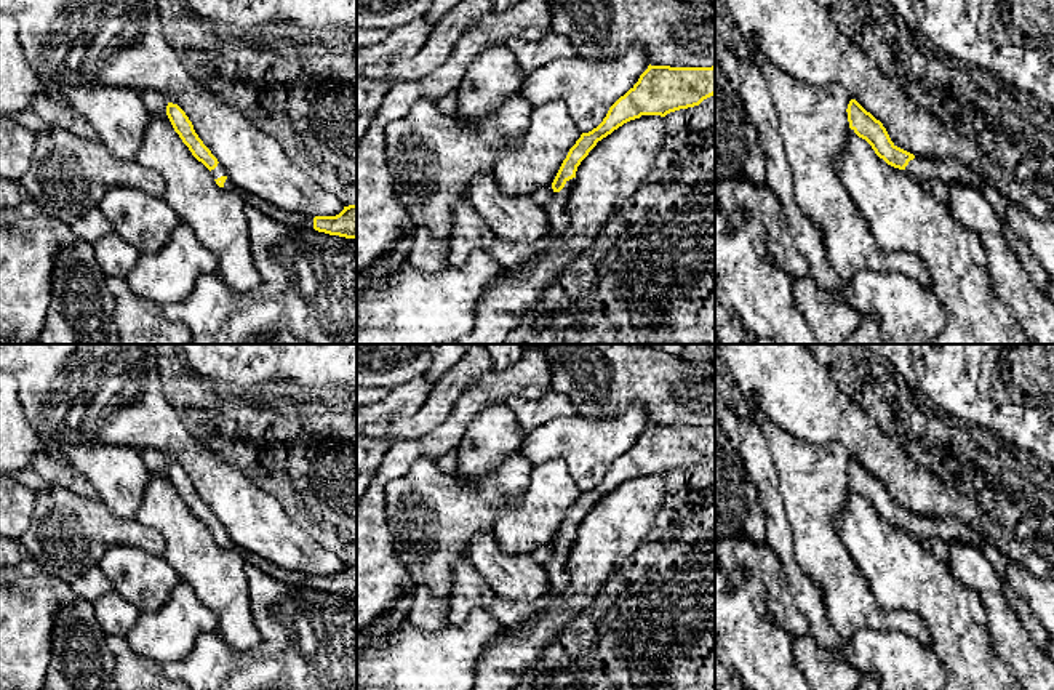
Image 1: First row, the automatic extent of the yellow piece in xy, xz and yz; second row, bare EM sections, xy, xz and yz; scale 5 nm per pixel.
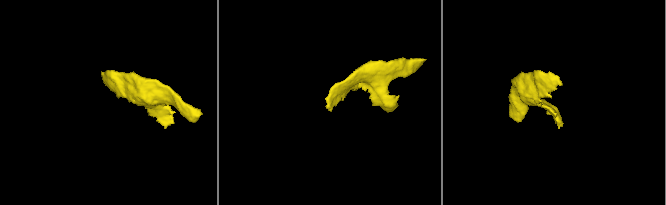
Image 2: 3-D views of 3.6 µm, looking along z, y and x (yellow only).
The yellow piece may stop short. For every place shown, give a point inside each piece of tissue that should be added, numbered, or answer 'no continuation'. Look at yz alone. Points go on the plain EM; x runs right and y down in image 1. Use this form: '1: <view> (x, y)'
1: yz (920, 529)

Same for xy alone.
1: xy (288, 577)

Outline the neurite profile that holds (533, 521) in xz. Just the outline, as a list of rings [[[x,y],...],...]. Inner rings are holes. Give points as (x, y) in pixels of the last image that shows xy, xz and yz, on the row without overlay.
[[[563,459],[533,466],[528,485],[513,504],[502,504],[494,522],[494,536],[507,554],[533,554],[552,544],[569,507],[582,490]]]

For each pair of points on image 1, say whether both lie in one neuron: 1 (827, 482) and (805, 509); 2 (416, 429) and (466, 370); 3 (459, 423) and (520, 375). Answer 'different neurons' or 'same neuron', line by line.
1: same neuron
2: same neuron
3: same neuron

